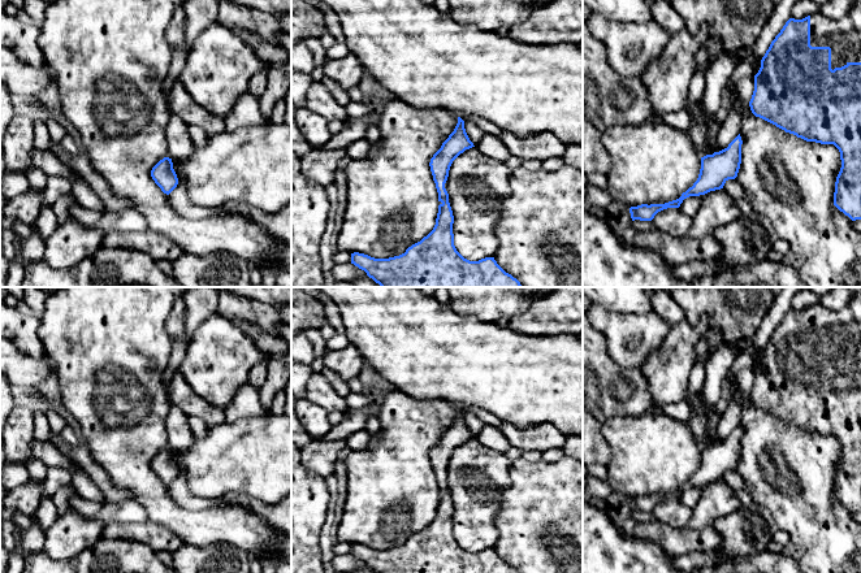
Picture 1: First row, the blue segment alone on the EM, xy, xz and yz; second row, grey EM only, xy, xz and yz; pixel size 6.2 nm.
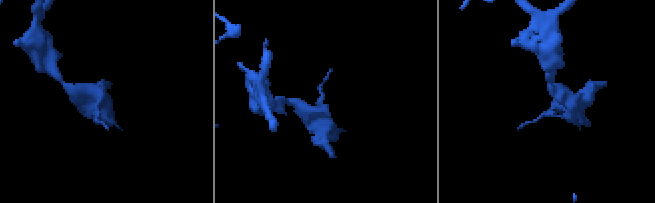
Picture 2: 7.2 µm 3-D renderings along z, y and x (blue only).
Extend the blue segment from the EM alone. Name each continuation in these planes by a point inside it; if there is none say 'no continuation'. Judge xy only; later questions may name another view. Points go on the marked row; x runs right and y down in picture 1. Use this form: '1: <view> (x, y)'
no continuation

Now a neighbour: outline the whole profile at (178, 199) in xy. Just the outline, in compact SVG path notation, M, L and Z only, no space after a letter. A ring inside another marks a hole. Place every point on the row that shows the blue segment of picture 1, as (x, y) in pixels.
M182 181L178 182L177 187L168 195L169 204L181 217L186 220L203 220L211 216L212 209L208 207L194 205L189 196Z

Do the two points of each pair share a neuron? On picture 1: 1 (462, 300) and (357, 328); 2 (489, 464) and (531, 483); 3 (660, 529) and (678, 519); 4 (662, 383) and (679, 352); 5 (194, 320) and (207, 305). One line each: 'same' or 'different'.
1: different
2: different
3: different
4: same
5: same

